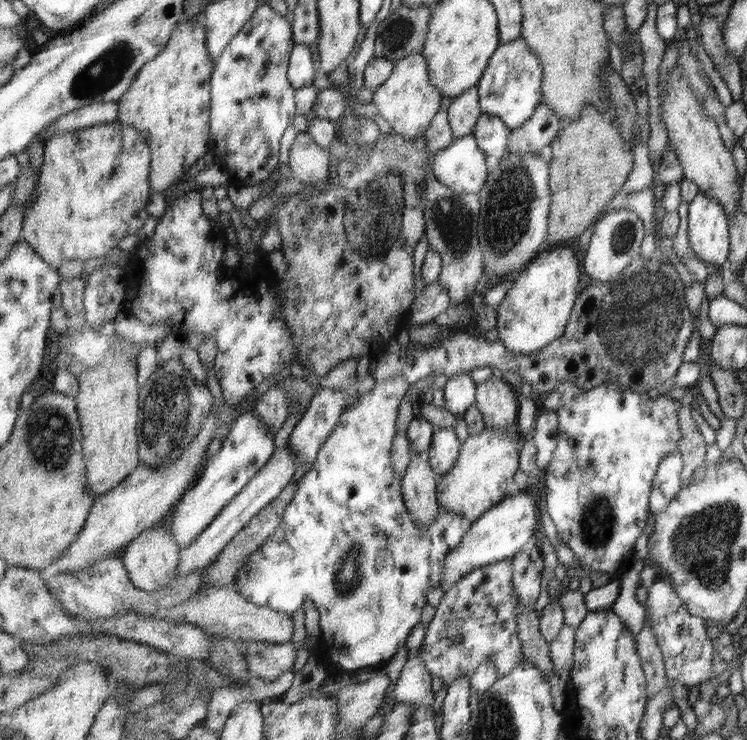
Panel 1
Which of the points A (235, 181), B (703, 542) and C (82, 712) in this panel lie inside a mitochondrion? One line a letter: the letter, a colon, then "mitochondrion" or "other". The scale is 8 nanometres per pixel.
A: other
B: mitochondrion
C: other

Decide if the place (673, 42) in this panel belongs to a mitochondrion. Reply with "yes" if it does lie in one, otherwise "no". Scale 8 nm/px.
no

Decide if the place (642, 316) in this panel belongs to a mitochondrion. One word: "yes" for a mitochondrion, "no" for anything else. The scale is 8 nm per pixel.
yes

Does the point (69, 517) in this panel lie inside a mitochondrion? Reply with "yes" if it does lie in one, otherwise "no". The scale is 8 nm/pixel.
no

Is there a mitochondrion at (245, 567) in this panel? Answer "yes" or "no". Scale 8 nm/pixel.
no

